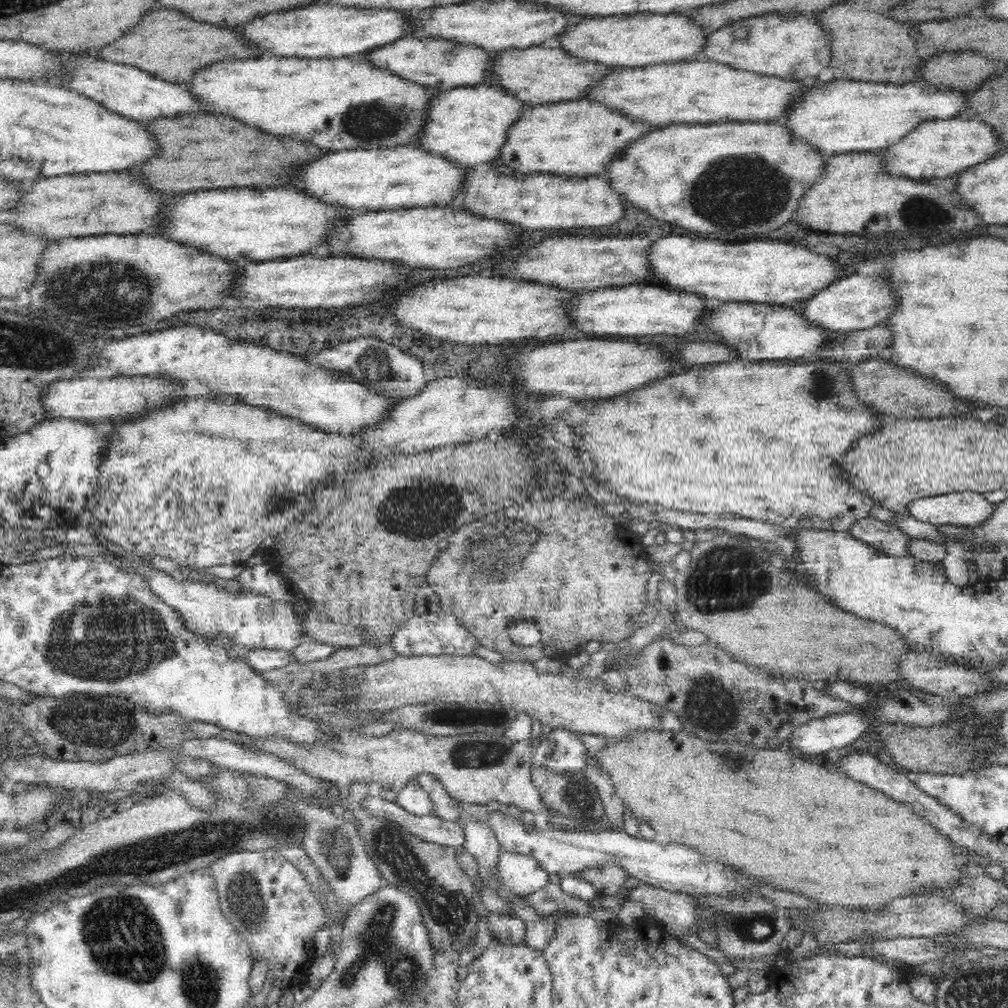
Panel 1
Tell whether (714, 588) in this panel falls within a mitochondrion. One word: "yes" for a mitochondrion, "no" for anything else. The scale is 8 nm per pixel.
yes

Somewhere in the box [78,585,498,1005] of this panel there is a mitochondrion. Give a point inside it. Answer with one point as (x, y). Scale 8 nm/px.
(127, 940)

